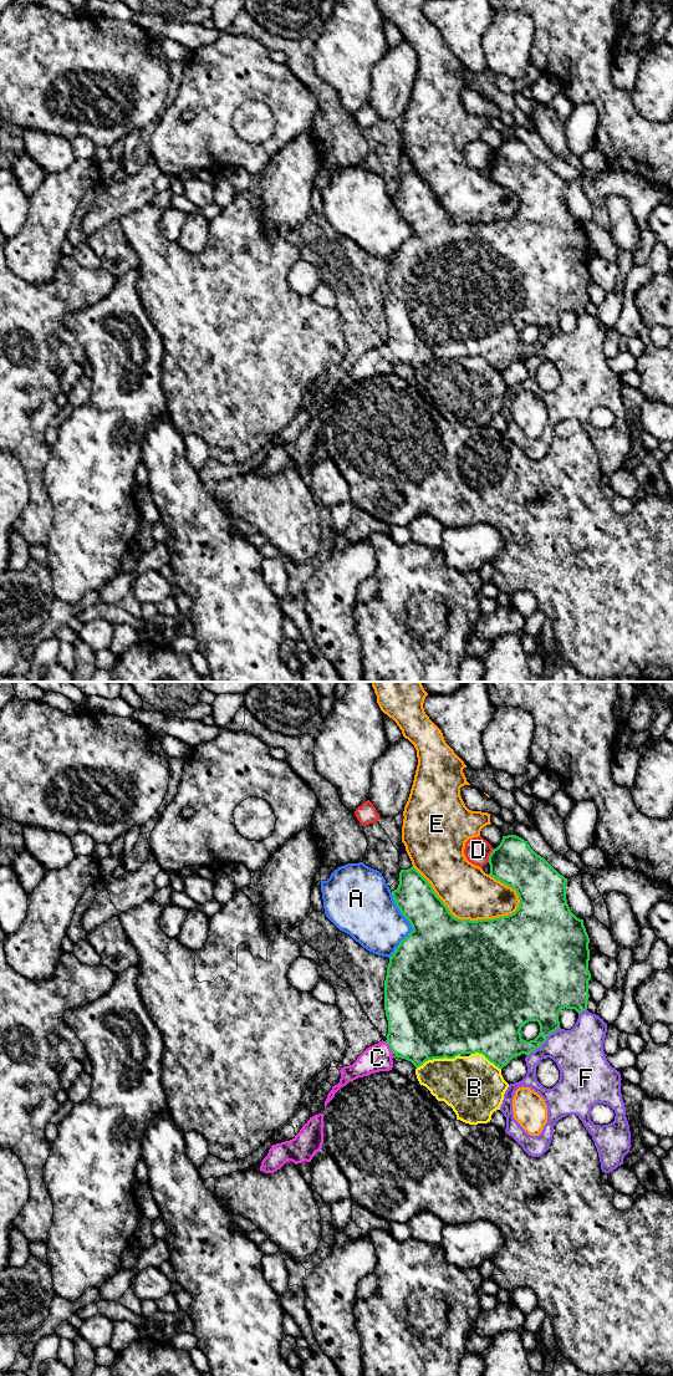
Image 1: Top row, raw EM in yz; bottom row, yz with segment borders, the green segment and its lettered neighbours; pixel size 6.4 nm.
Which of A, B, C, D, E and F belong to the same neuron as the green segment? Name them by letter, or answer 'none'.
C

